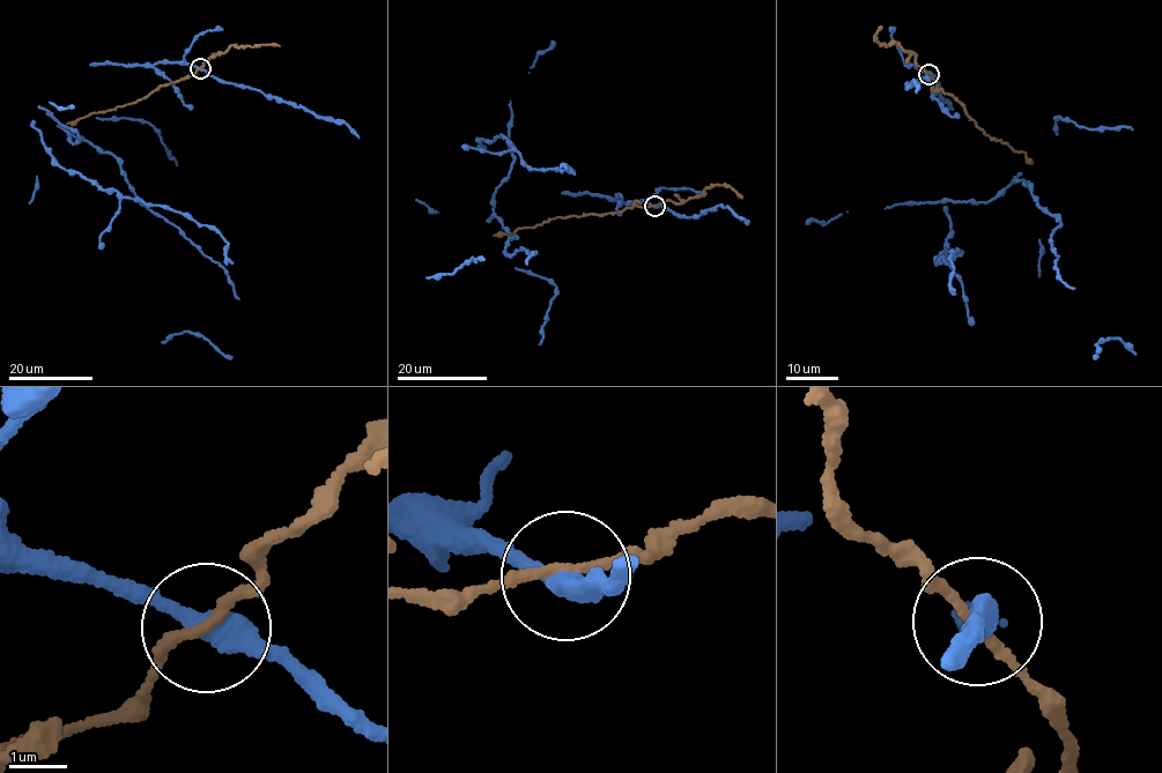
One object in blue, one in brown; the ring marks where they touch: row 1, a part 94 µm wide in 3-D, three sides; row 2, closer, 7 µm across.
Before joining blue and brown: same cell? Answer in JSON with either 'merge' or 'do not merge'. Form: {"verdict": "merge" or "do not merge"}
{"verdict": "do not merge"}

